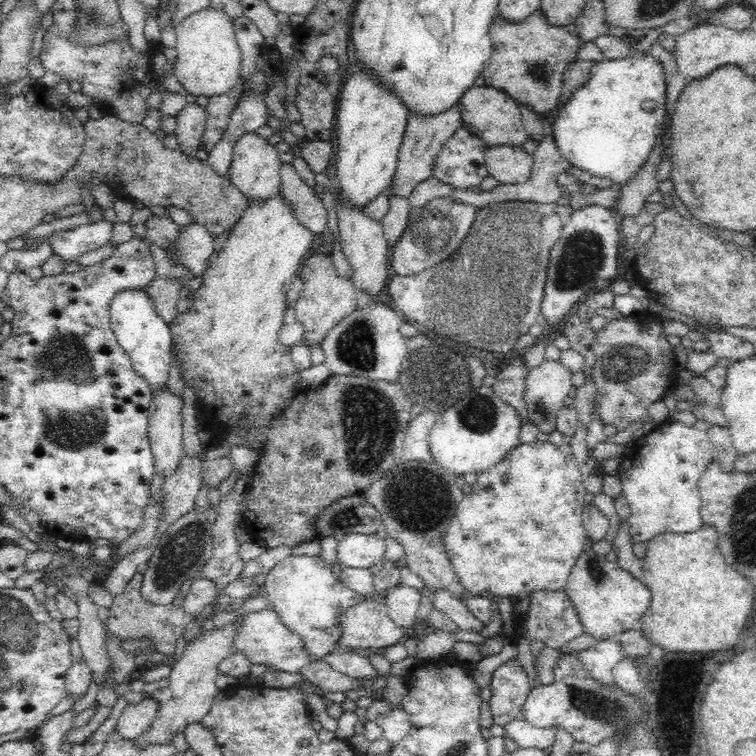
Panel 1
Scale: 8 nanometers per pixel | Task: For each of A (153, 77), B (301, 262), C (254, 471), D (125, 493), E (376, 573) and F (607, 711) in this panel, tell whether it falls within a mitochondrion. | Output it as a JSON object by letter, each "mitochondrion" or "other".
{"A":"other","B":"other","C":"other","D":"other","E":"other","F":"mitochondrion"}

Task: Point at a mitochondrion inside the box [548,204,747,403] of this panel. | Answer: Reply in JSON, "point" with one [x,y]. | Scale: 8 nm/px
{"point":[585,253]}

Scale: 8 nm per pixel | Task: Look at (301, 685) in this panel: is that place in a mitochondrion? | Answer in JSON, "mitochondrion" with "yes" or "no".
{"mitochondrion":"no"}

